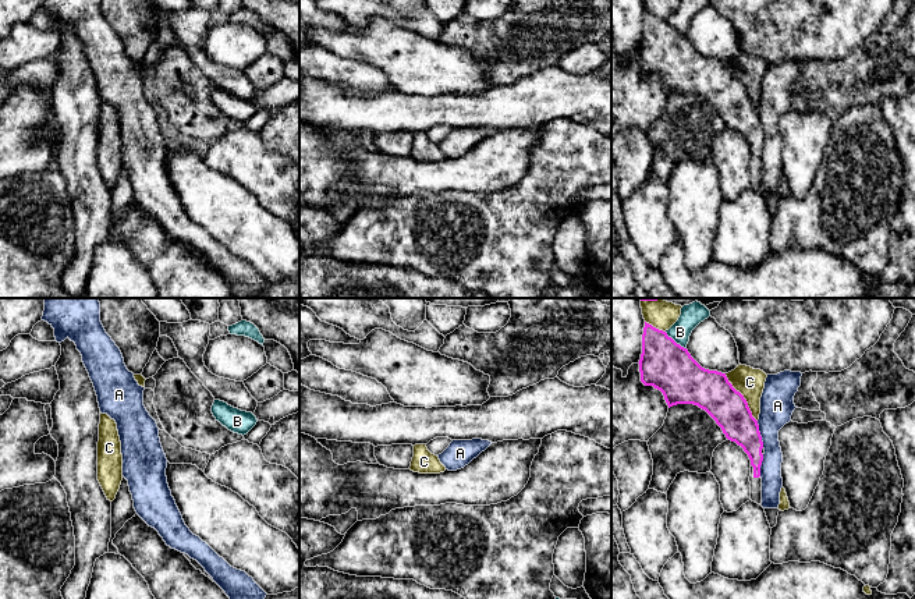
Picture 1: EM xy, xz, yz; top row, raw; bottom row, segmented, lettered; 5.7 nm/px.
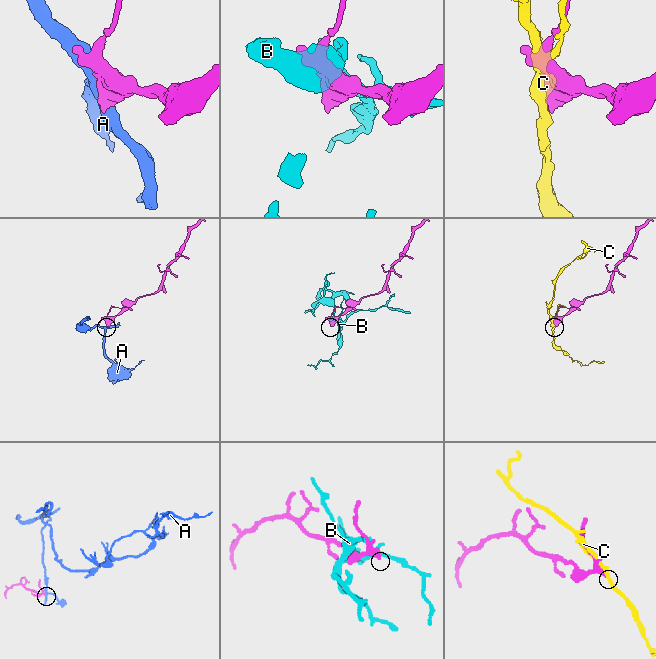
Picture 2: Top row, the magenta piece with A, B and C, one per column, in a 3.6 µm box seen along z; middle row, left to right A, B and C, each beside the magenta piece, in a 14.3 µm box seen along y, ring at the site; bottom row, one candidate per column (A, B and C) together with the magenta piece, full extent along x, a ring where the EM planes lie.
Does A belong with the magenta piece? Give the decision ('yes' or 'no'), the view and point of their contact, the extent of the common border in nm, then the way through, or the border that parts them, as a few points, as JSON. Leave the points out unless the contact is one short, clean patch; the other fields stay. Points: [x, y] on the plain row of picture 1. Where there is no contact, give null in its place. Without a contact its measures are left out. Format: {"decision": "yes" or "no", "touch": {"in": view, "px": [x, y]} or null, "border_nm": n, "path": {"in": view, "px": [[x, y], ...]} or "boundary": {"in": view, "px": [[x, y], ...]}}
{"decision": "no", "touch": {"in": "yz", "px": [759, 123]}, "border_nm": 170, "boundary": {"in": "yz", "px": [[756, 109], [763, 135]]}}

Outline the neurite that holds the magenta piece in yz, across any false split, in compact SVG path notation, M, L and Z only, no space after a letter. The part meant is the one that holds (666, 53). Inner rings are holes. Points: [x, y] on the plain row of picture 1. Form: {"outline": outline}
{"outline": "M646 10L638 52L641 70L660 78L668 96L677 92L698 93L716 109L728 128L744 137L751 148L751 188L762 194L760 153L765 137L759 113L726 61L702 56L687 36Z"}

